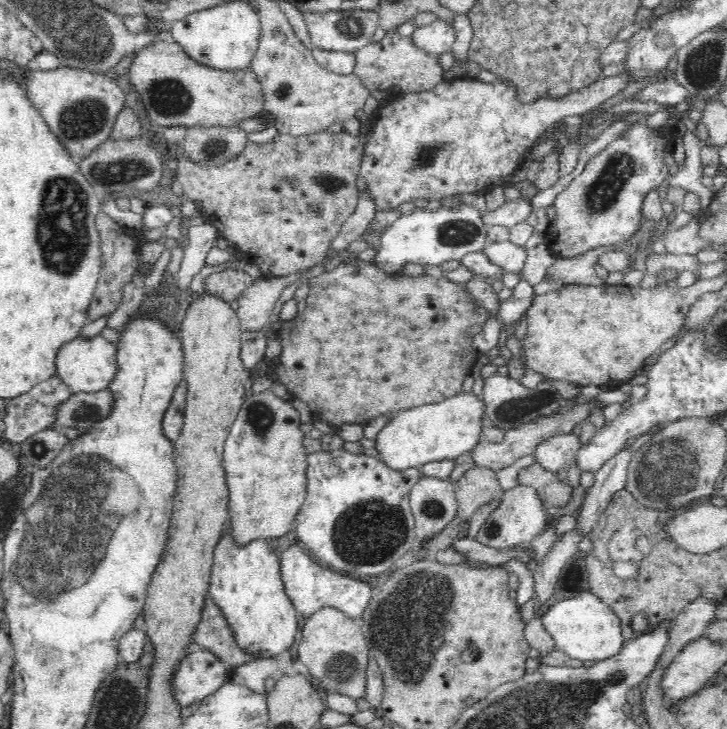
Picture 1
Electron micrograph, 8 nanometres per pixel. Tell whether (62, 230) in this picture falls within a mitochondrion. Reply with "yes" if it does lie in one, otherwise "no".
yes

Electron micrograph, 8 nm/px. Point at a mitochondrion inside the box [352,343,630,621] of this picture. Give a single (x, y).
(511, 411)

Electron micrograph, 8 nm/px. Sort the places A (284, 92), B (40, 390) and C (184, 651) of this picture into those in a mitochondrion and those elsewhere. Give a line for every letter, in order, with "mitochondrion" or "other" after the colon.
A: mitochondrion
B: other
C: other

